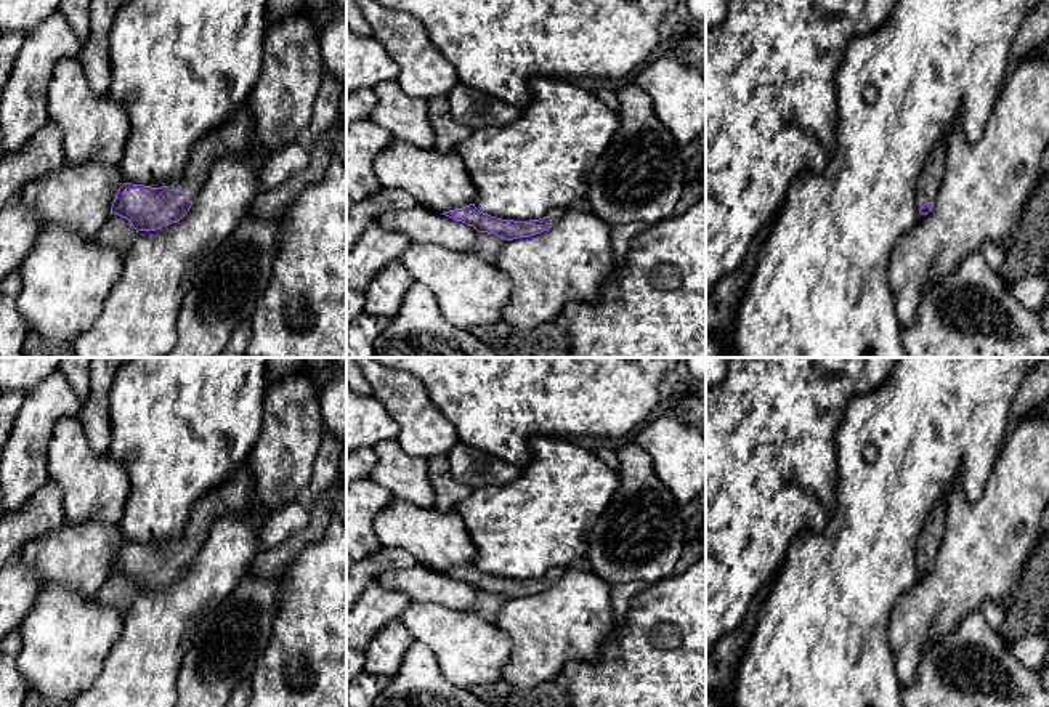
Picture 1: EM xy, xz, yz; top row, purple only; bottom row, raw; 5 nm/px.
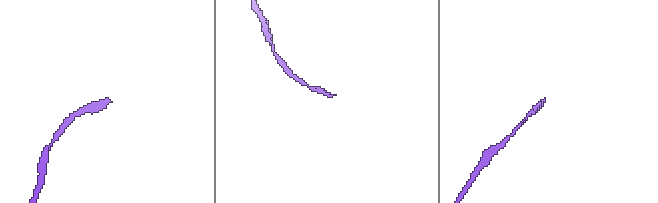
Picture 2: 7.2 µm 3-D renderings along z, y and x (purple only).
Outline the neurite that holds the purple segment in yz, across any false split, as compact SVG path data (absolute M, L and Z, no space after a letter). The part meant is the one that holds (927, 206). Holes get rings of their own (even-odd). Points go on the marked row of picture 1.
M940 141L929 157L927 168L922 172L921 188L916 194L921 215L927 215L938 196L945 176L946 143Z

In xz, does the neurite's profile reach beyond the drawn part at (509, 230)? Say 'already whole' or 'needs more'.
needs more

